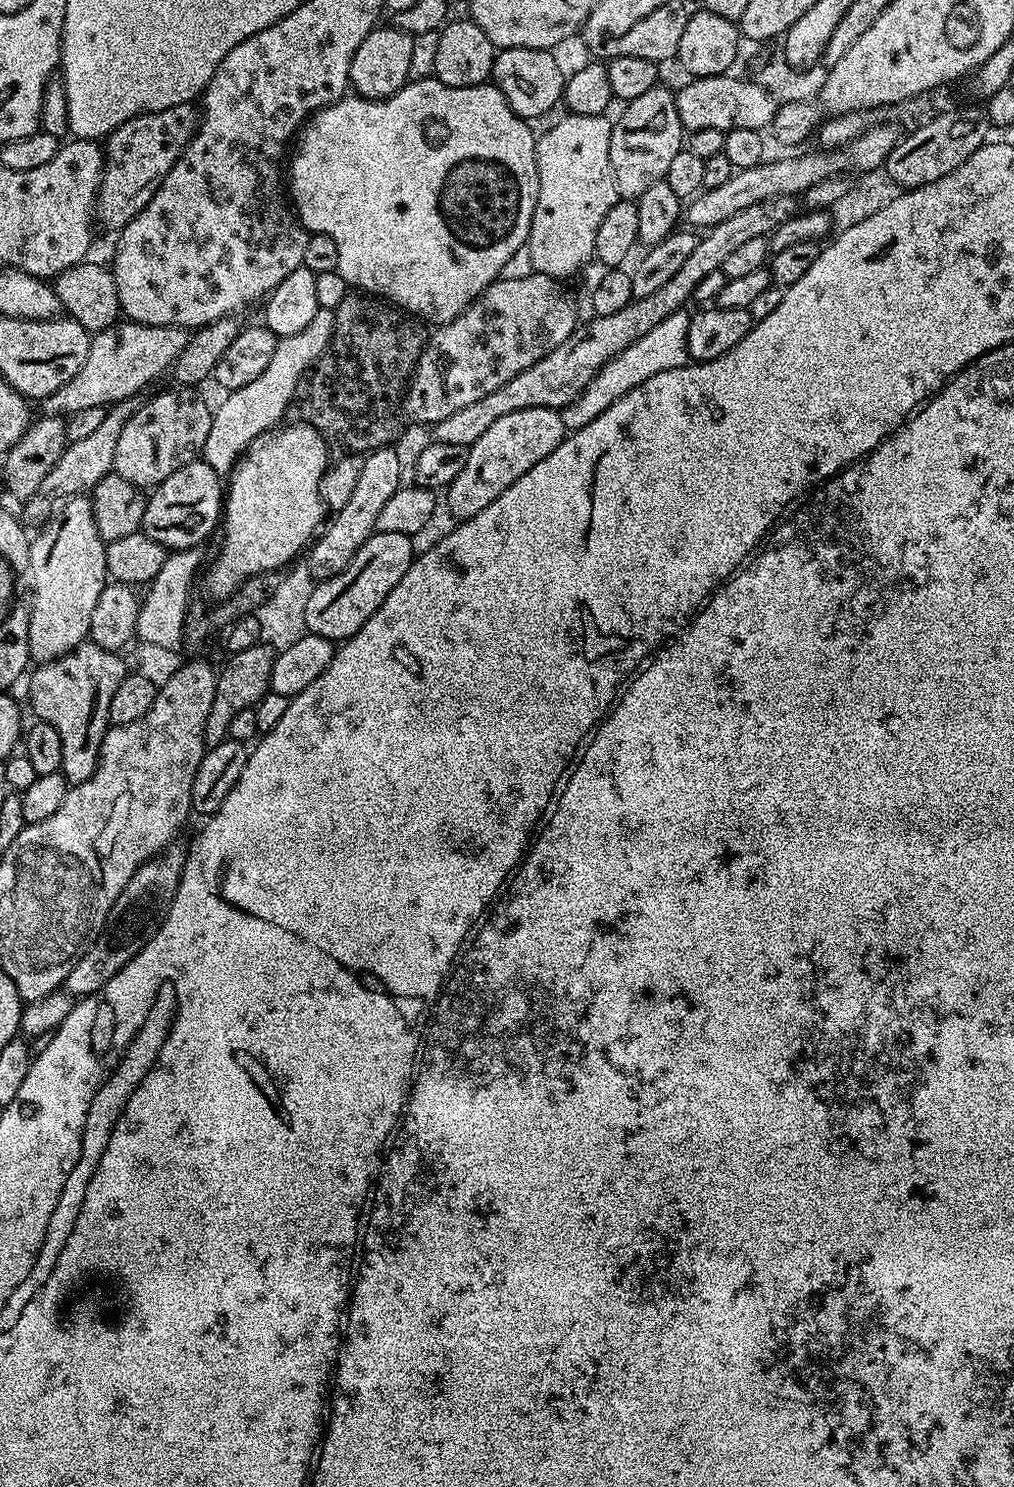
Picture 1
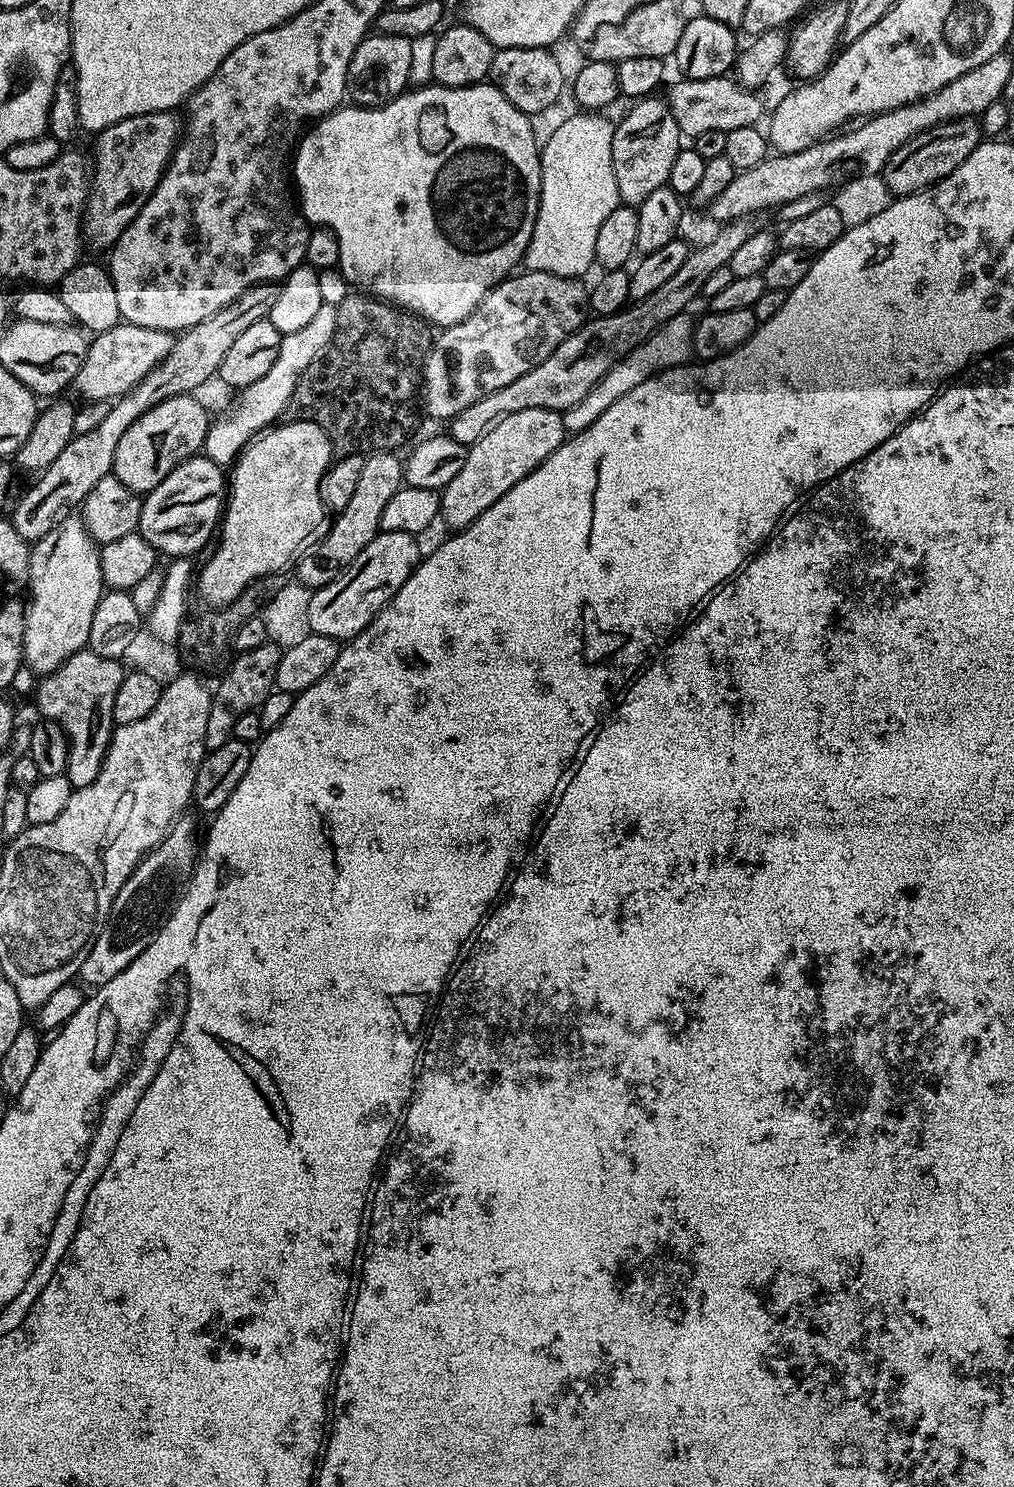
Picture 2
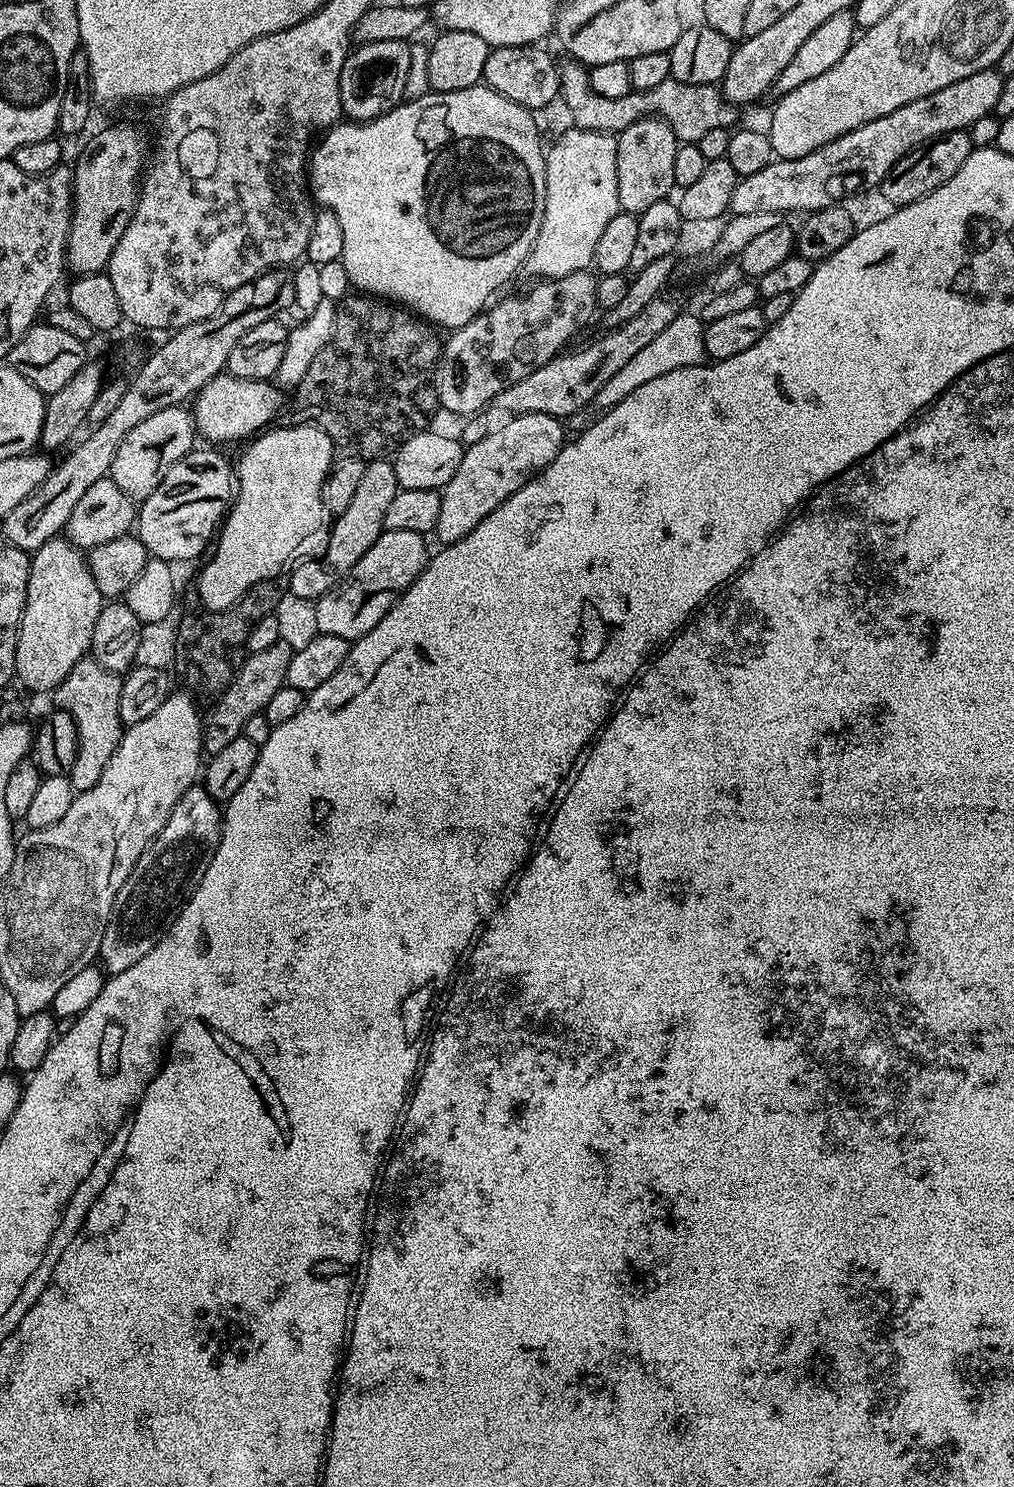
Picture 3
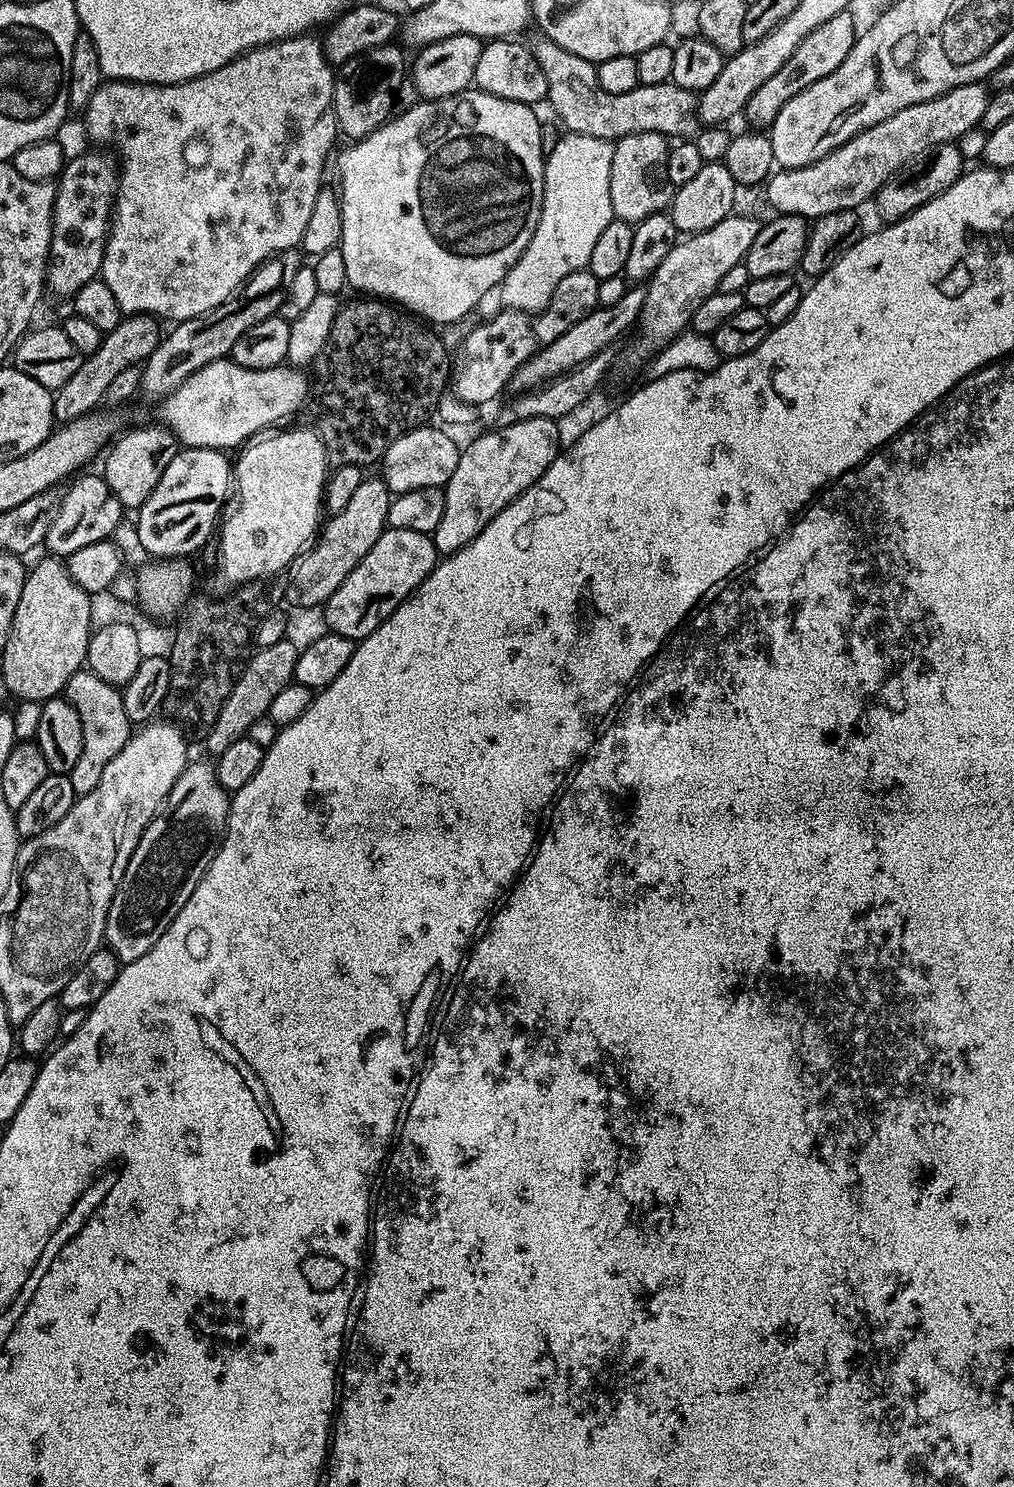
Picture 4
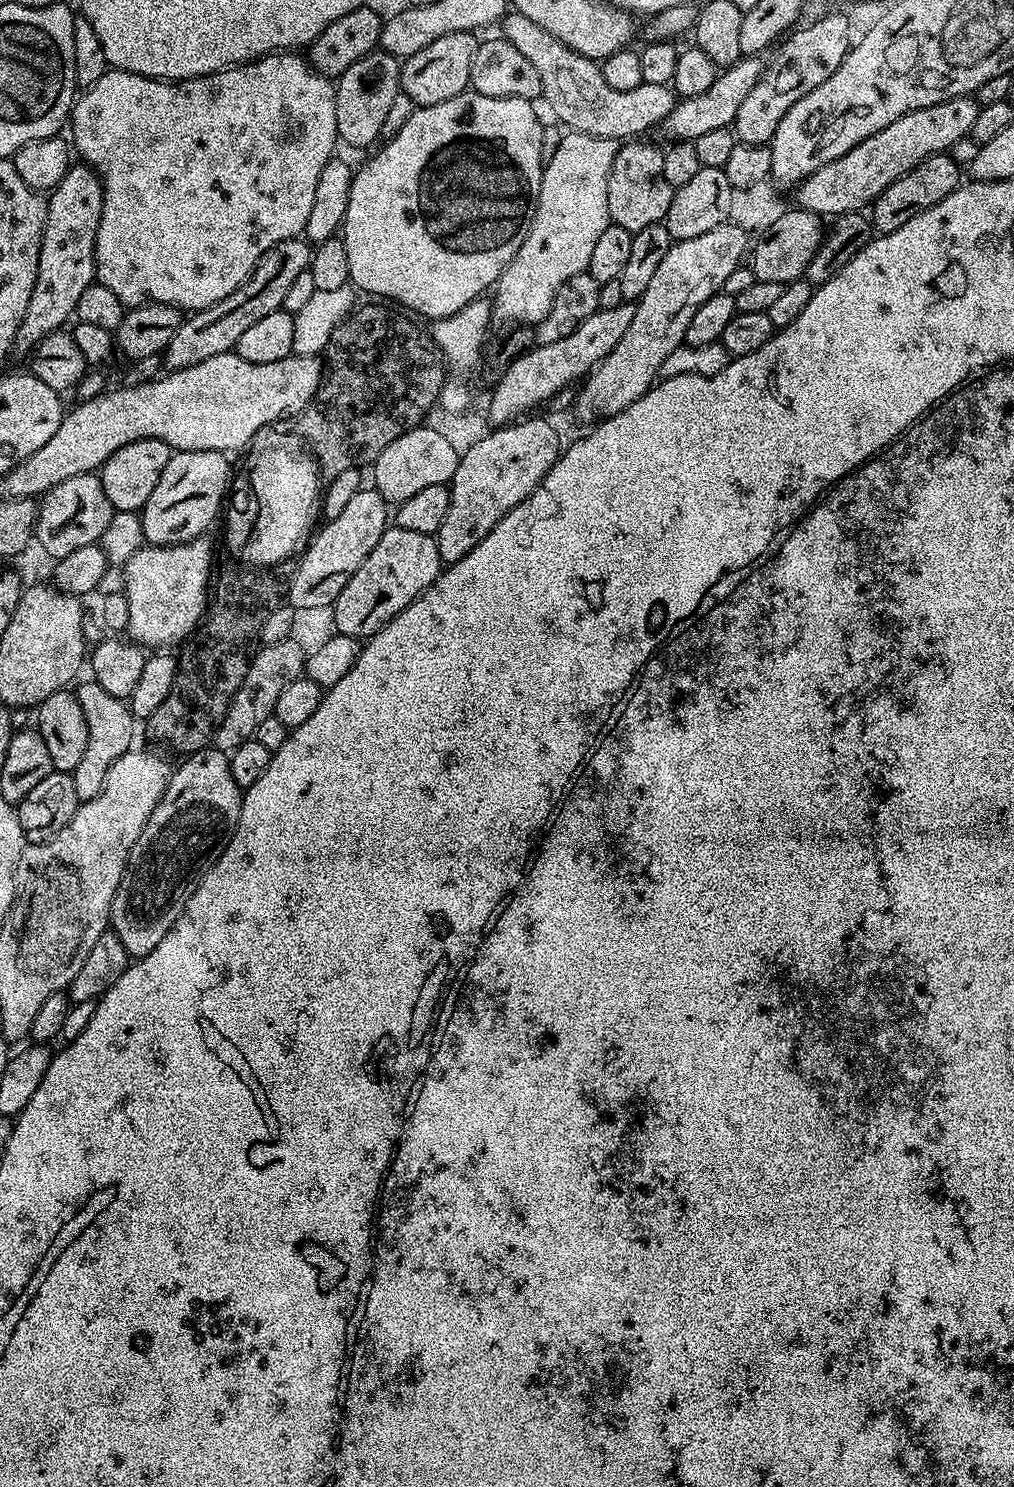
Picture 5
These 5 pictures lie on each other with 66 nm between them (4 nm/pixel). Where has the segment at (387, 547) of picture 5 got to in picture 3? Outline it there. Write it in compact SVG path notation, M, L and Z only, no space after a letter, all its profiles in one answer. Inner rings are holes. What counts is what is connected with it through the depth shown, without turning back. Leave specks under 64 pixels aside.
M386 530L354 562L354 566L345 575L343 580L332 589L331 592L321 596L315 601L317 614L317 630L320 634L334 634L338 638L346 638L354 642L360 636L364 636L398 602L403 592L413 584L422 574L430 559L428 544L423 535L414 530Z

